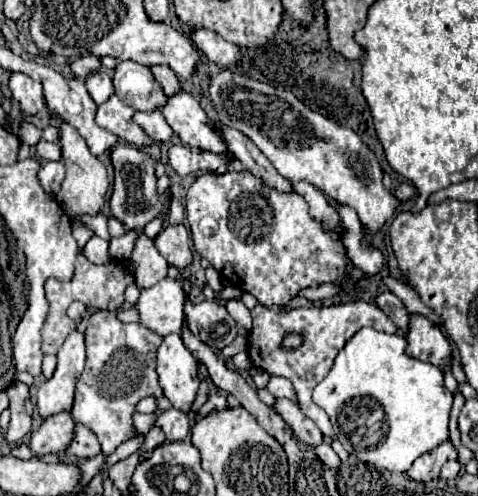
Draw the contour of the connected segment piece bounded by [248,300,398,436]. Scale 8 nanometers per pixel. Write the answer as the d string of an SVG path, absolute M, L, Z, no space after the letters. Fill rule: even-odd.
M346 302L346 304L332 304L332 306L312 306L312 308L296 308L292 312L282 312L280 306L276 308L264 308L256 306L252 310L254 318L254 328L250 332L250 344L248 344L248 356L254 366L260 366L272 376L284 376L288 378L298 394L298 404L302 412L320 428L324 436L334 436L330 420L326 412L312 402L312 390L314 386L330 372L336 354L344 348L344 344L354 336L360 328L370 326L374 330L386 332L386 334L396 334L398 326L376 306L370 302ZM288 332L300 332L304 334L304 344L298 350L284 352L280 342L284 334Z

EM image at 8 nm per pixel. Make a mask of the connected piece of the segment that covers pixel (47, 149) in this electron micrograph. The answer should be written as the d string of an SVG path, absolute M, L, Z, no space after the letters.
M42 140L42 142L36 146L36 152L38 152L38 158L42 158L42 160L58 162L58 160L62 158L60 144L52 144L52 142L46 142L46 140Z

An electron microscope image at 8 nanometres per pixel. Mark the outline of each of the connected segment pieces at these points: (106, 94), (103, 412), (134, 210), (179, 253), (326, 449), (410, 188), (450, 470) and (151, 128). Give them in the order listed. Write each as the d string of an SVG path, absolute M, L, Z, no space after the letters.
M98 70L94 72L92 76L86 78L86 88L88 88L88 94L92 96L92 100L100 106L104 104L112 94L114 94L114 88L112 88L112 80L110 76L104 72L104 70Z
M100 310L88 318L86 328L86 368L76 384L72 418L88 426L100 440L102 452L114 452L122 442L134 436L132 412L140 398L162 396L156 376L154 354L162 338L148 332L142 324L122 324L114 312Z
M120 142L112 148L112 164L114 164L114 192L110 198L112 216L118 218L122 224L134 230L142 230L150 220L164 214L164 204L156 194L156 160L150 154L144 154L140 148Z
M184 224L168 226L154 238L154 246L158 252L166 258L168 264L176 268L188 268L192 264L192 252L190 252L190 236Z
M318 444L316 448L314 448L314 452L316 452L316 456L328 466L328 468L338 468L340 466L340 458L336 456L336 452L328 446L328 444Z
M402 182L398 188L396 188L396 198L398 200L402 200L402 202L406 202L406 200L410 200L410 198L414 198L414 194L416 194L416 188L414 188L414 184L410 184L410 182Z
M448 460L448 462L444 464L444 468L442 468L440 476L442 476L442 478L446 478L446 480L454 480L454 478L458 478L460 468L462 468L460 460Z
M158 110L136 112L132 120L156 142L166 142L166 140L172 138L172 128L166 124L164 116Z

